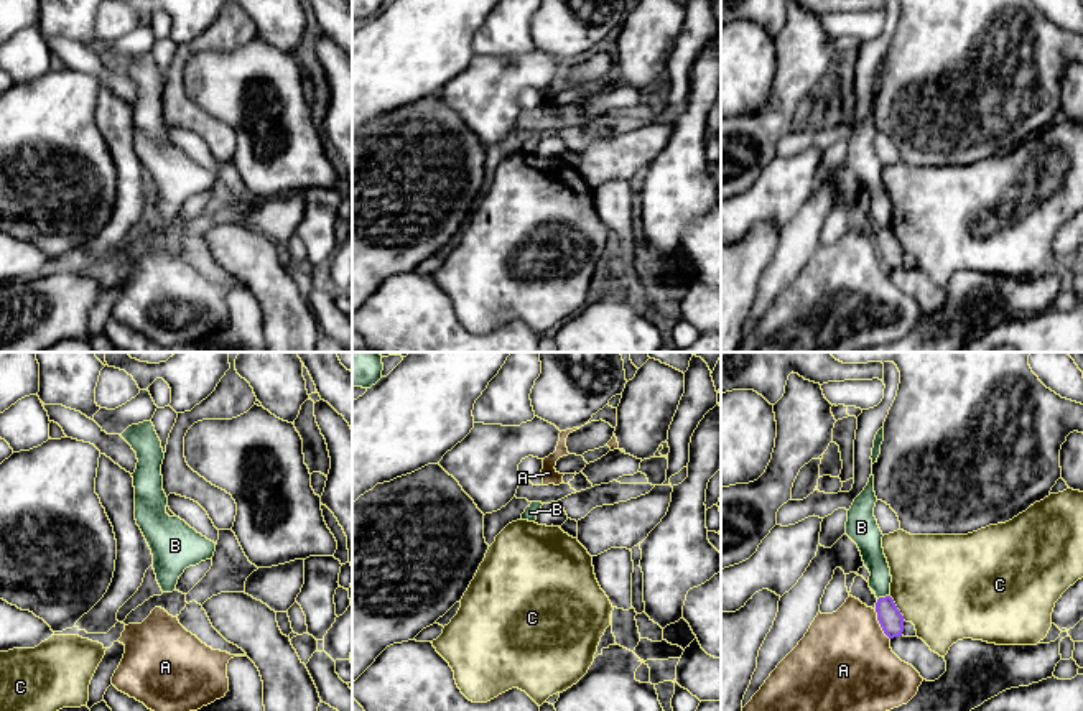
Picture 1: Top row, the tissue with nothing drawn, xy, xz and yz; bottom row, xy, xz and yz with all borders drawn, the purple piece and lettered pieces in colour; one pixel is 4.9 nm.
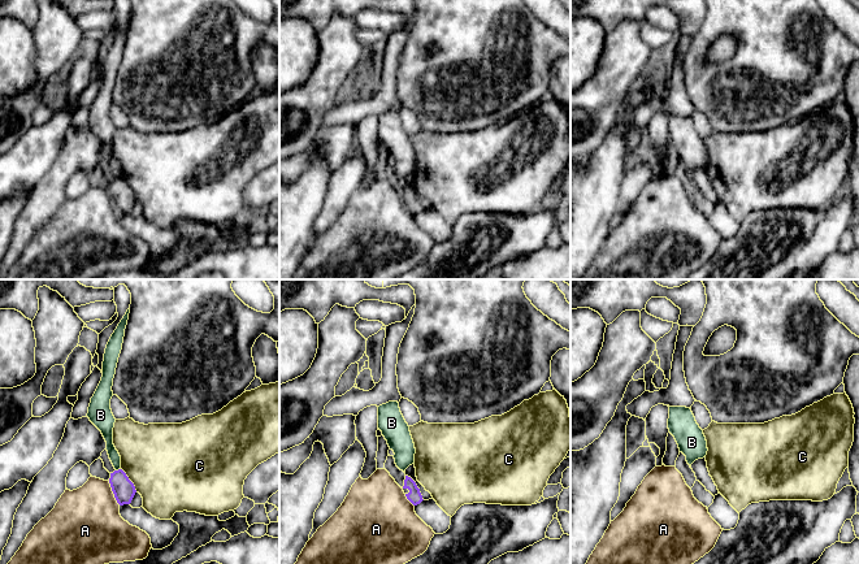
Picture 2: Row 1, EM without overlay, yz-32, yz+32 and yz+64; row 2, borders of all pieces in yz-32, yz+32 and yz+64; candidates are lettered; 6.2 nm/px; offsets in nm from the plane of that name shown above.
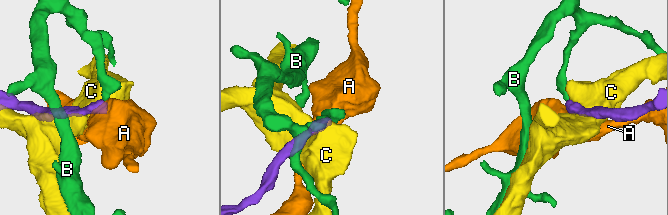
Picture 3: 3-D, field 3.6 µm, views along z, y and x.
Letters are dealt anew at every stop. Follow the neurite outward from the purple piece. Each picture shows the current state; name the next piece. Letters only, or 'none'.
none

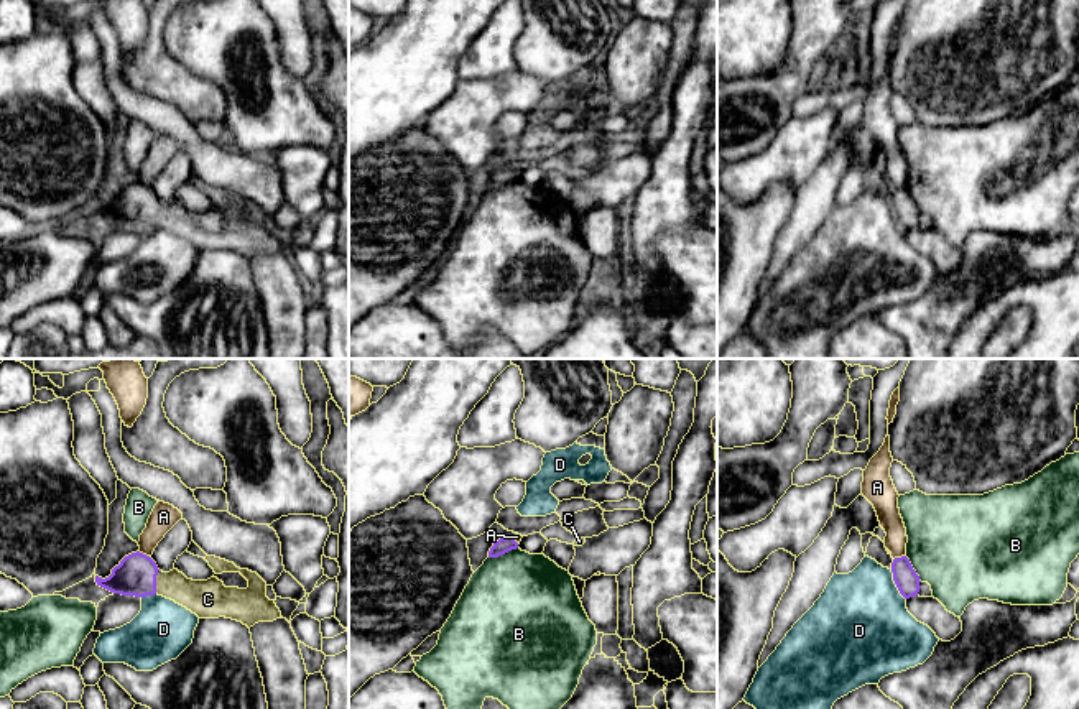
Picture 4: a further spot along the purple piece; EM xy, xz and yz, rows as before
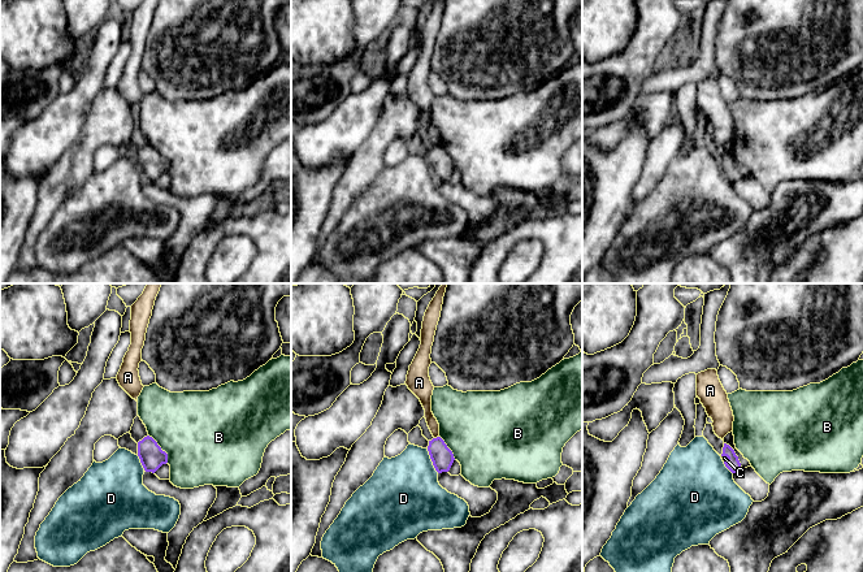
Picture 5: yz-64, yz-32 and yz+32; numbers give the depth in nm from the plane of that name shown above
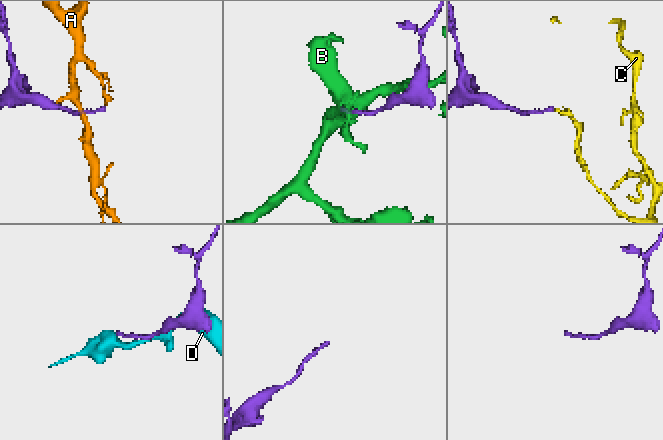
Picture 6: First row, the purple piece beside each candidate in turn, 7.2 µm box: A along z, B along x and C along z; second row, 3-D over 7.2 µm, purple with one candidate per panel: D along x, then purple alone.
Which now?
C

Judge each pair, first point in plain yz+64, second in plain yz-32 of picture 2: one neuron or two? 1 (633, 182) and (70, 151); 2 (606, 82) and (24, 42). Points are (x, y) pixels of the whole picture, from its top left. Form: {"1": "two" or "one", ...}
{"1": "one", "2": "two"}

